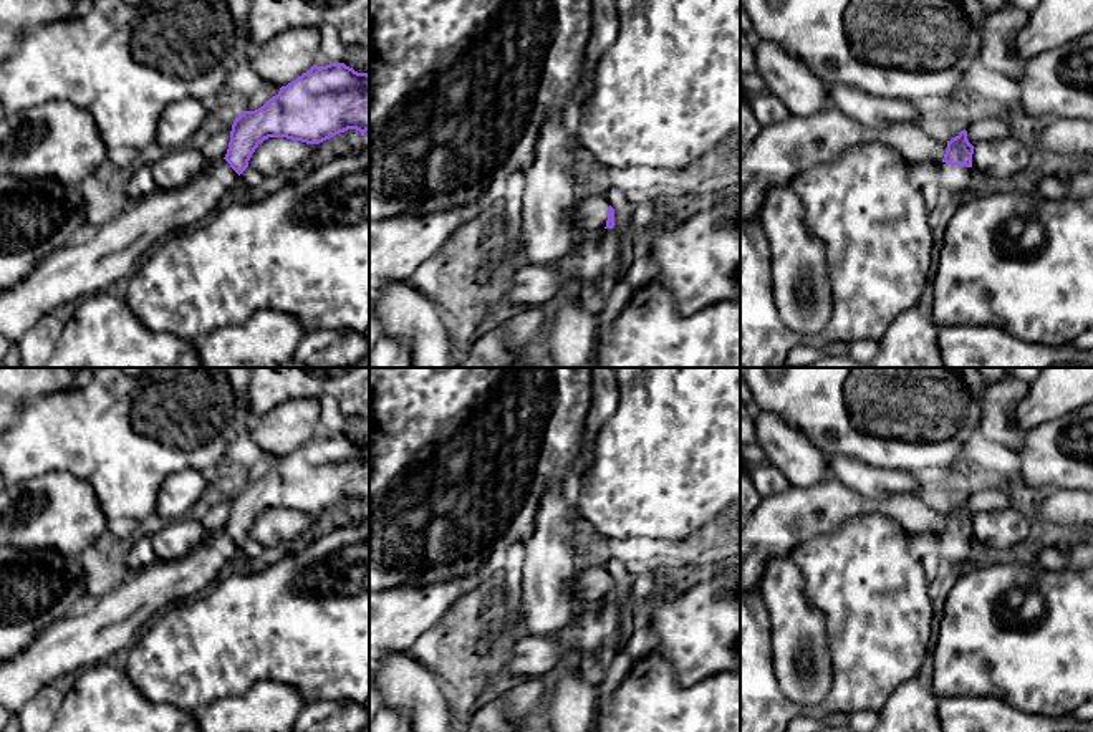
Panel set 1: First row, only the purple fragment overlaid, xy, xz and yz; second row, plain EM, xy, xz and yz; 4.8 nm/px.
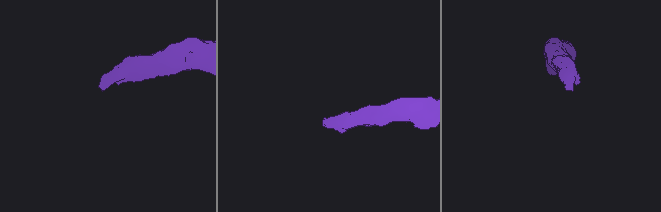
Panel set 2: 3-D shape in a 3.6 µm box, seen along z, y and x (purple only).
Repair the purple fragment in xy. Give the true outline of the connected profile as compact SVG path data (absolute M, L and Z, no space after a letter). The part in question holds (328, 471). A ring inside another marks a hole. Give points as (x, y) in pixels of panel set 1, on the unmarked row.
M344 434L313 436L282 457L262 479L242 482L235 489L224 530L207 533L197 548L179 560L156 561L131 575L118 590L99 600L84 595L65 618L40 631L23 653L0 664L0 706L17 714L41 687L106 662L119 649L131 648L162 611L204 595L222 576L224 566L235 561L240 545L265 510L286 508L320 515L348 500L356 500L361 507L369 502L369 445L358 444Z

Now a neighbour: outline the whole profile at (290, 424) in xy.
M315 397L288 399L252 422L250 436L258 447L286 457L315 436L321 406Z

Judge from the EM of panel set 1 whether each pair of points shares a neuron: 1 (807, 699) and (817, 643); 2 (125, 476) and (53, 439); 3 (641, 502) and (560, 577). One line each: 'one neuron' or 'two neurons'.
1: one neuron
2: one neuron
3: two neurons

